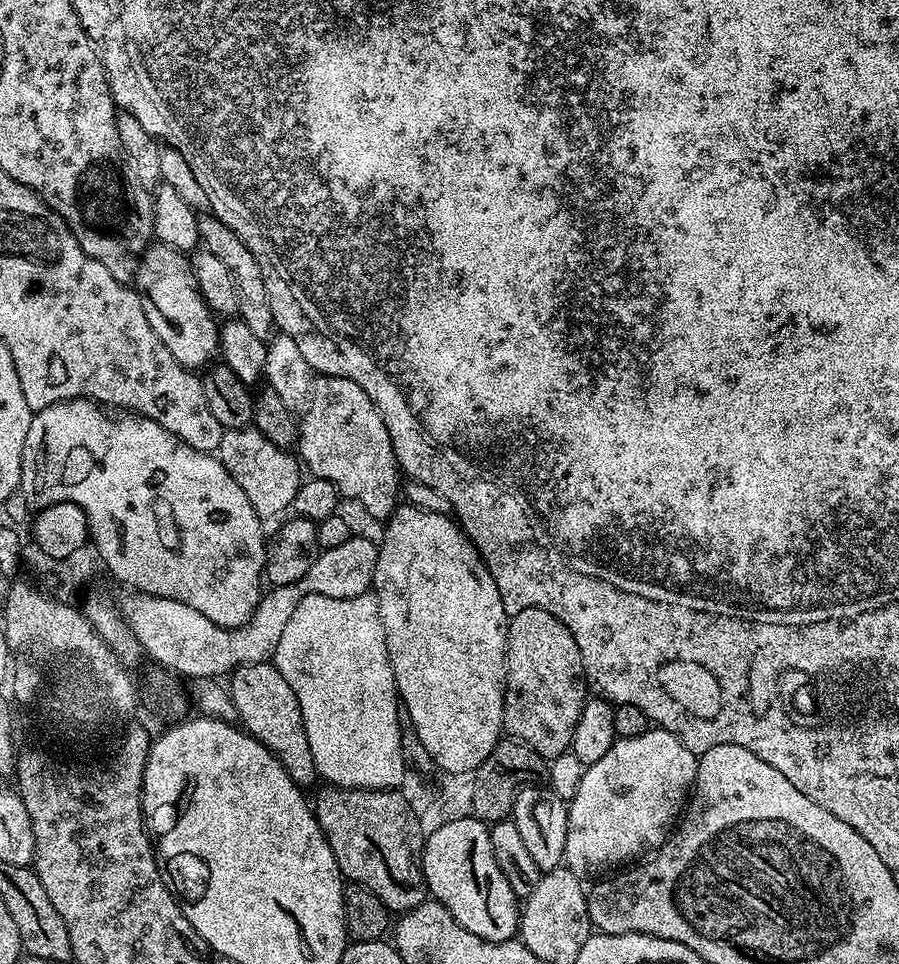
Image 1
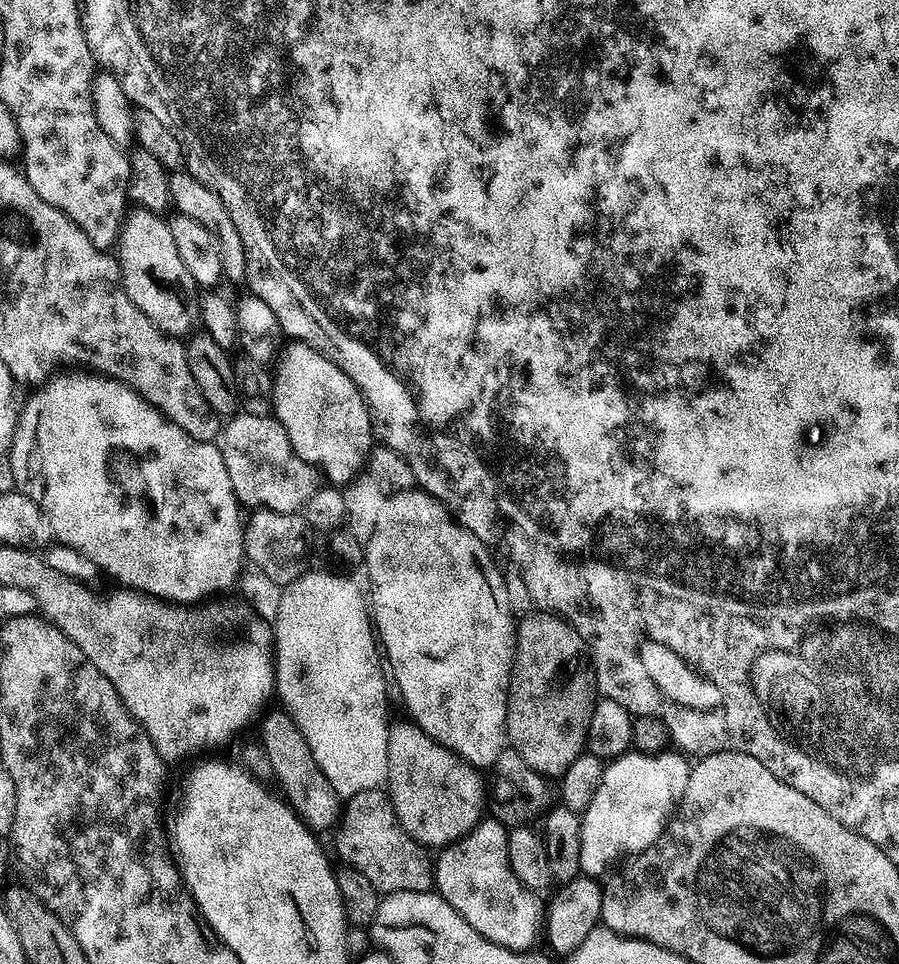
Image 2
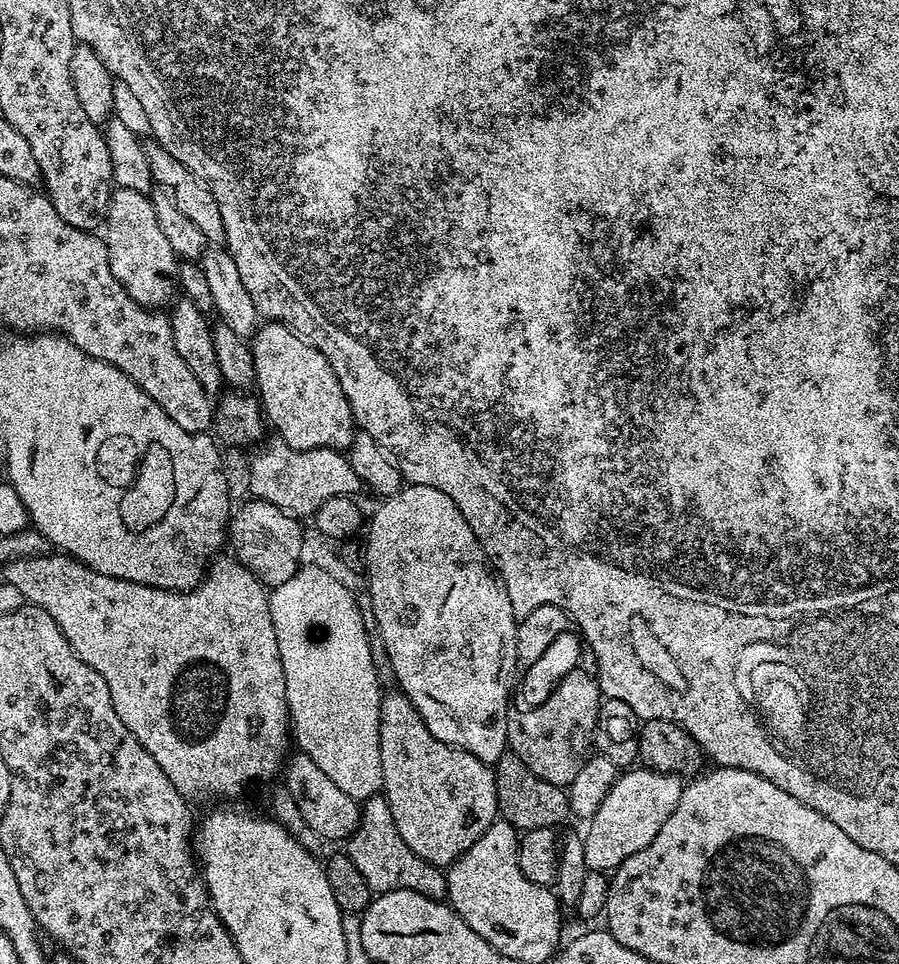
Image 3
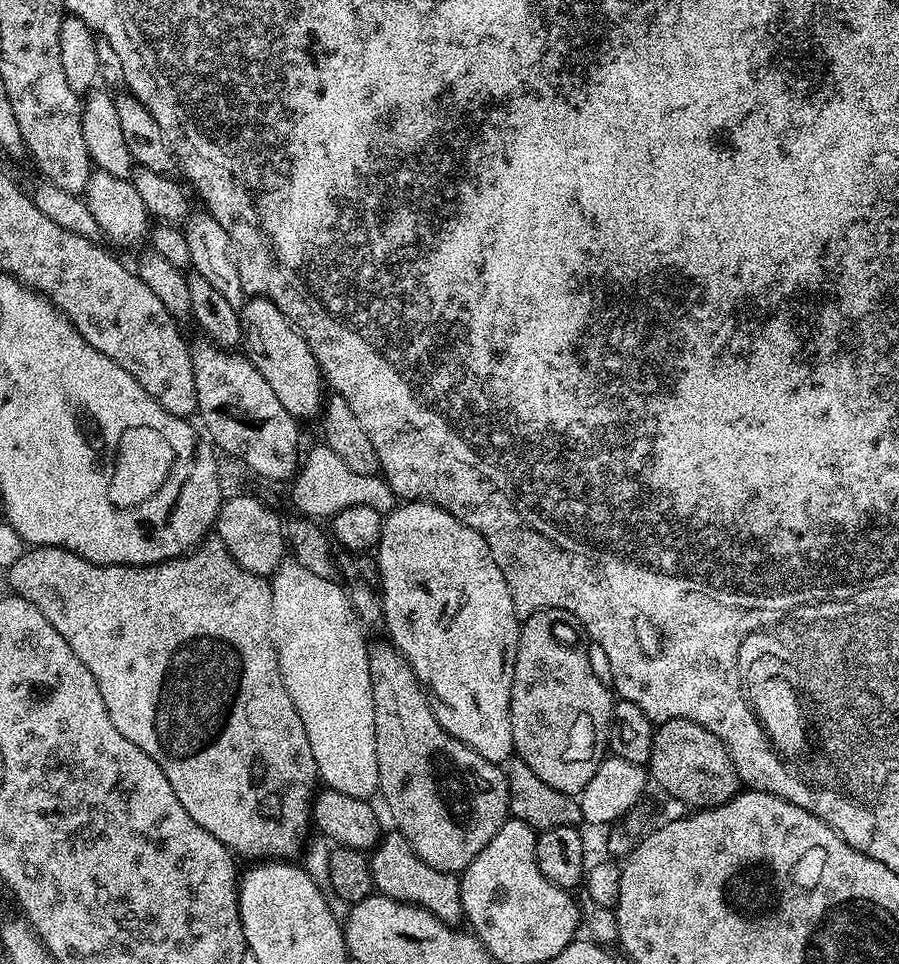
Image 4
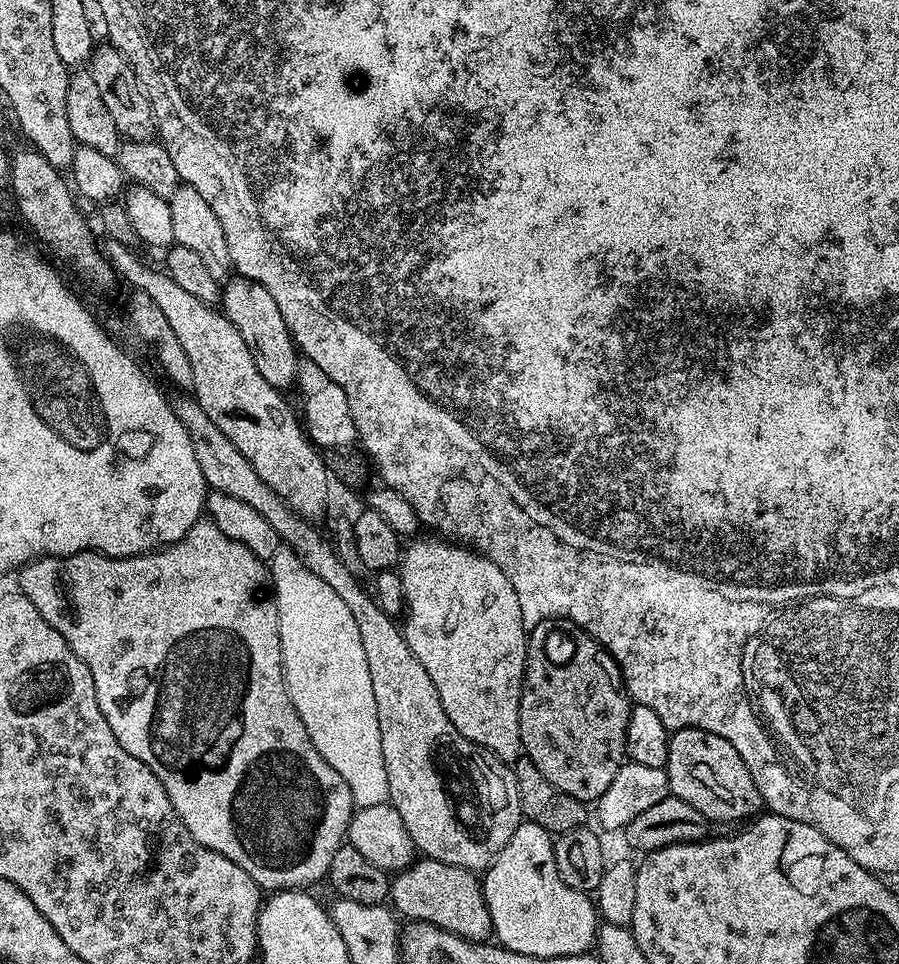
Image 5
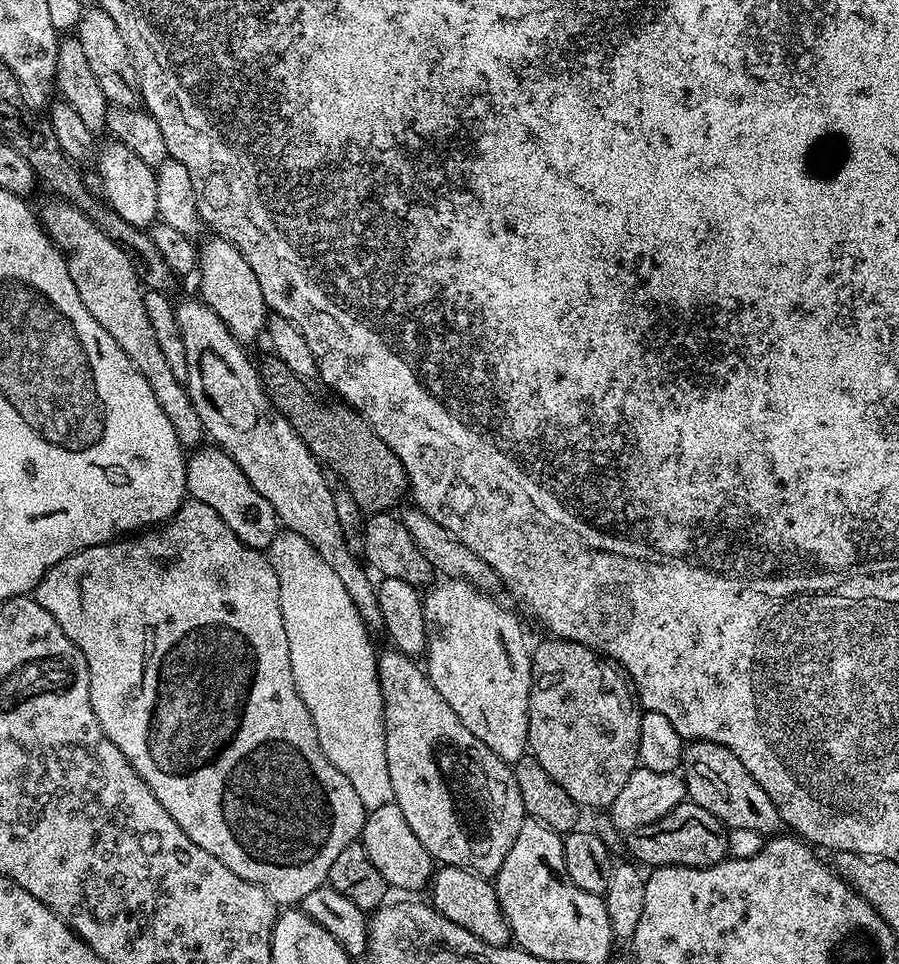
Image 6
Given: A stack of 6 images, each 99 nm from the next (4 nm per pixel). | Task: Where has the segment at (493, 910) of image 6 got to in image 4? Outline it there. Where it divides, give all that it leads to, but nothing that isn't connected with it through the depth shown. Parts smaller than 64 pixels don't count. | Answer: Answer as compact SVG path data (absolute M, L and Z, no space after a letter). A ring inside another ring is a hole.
M399 830L385 835L375 848L371 849L372 883L375 891L403 904L417 904L420 908L430 910L434 918L444 924L459 925L464 920L462 898L460 897L460 878L455 872L434 870L410 846L410 842Z

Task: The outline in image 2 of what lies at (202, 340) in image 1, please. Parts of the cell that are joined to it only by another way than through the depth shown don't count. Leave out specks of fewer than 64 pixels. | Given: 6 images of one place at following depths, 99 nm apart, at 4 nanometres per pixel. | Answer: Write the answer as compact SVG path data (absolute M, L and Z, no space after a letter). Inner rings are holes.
M133 207L120 229L119 248L120 282L130 302L134 302L134 306L138 306L158 330L168 336L187 337L193 331L191 328L197 327L200 318L198 289L182 258L178 258L168 220L145 208Z

